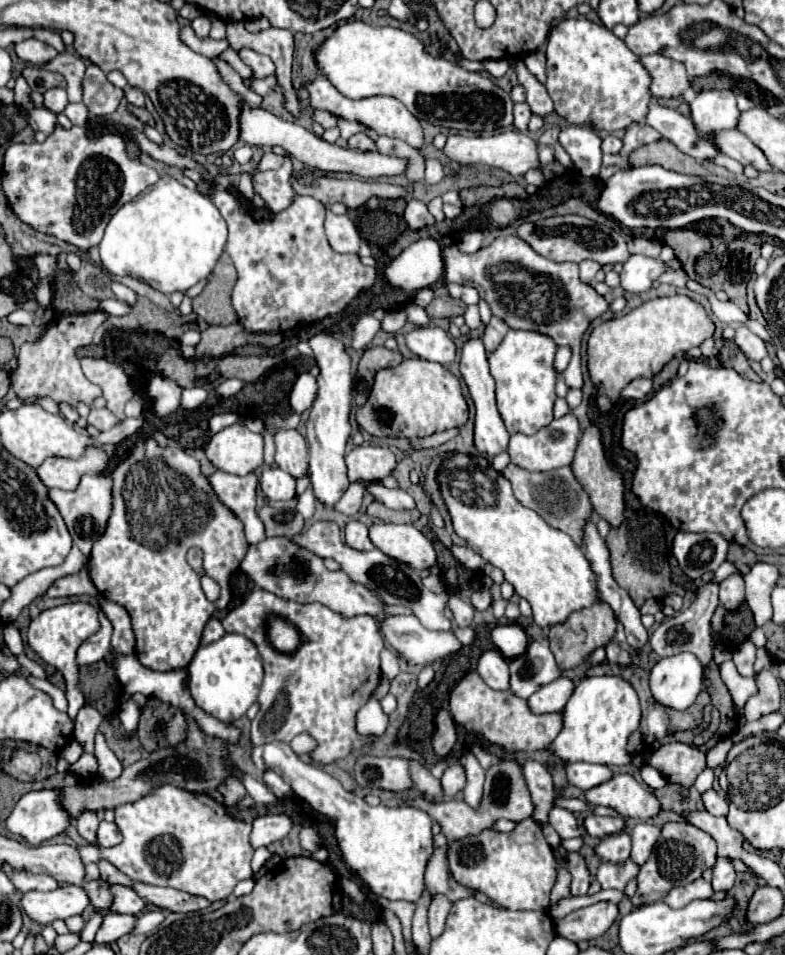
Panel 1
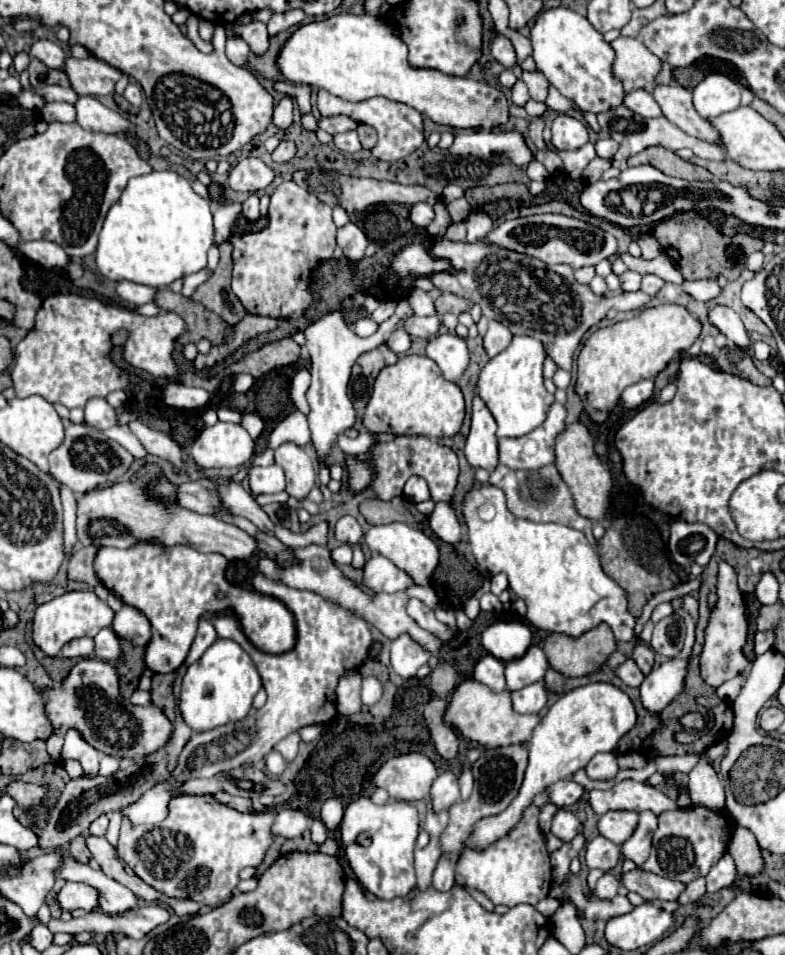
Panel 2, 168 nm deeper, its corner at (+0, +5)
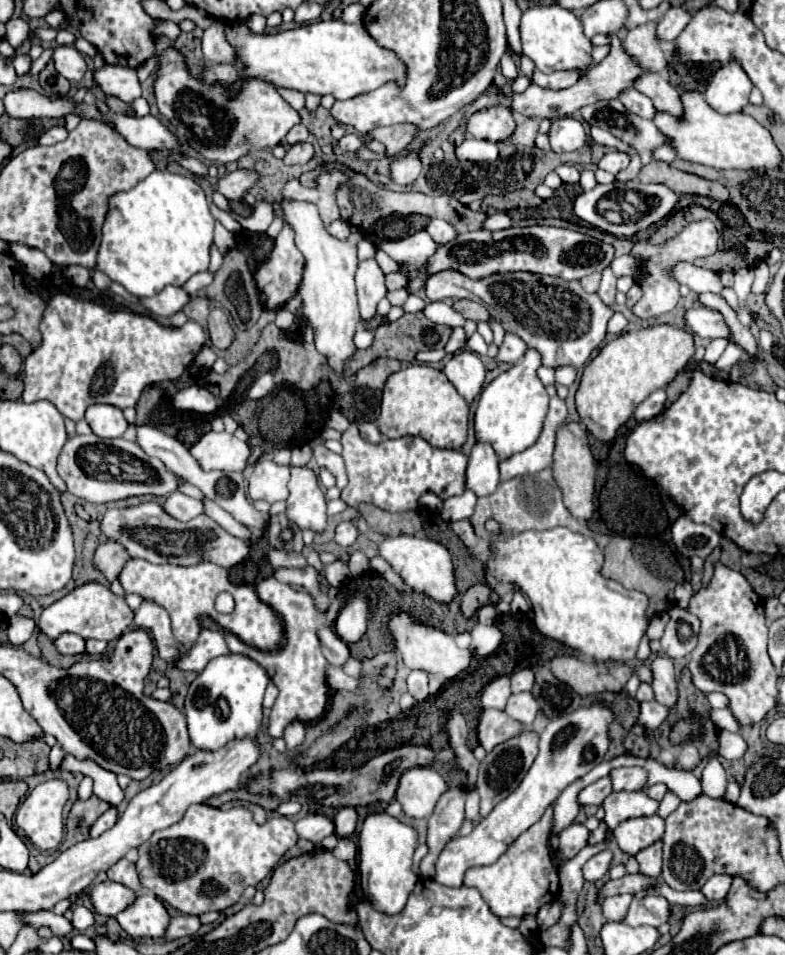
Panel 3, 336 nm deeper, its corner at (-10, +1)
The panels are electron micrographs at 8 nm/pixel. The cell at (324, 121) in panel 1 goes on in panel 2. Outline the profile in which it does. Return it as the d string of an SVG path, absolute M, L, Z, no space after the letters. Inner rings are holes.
M274 81L272 83L273 88L281 93L286 93L289 97L295 99L295 103L299 105L299 109L303 113L309 113L311 111L311 87L305 87L305 85L291 85L291 83L285 83L282 81Z

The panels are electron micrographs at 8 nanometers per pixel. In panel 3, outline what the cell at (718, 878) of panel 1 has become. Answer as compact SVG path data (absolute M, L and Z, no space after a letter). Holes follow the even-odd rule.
M713 875L703 887L701 887L701 891L703 891L703 895L707 897L707 899L723 899L727 893L729 893L729 887L731 887L731 881L733 881L733 877L731 875Z

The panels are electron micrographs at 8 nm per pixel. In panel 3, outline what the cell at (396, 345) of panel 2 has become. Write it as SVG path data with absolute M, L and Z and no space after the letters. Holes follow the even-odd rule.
M425 349L425 351L419 351L415 355L415 361L419 363L435 363L435 361L441 361L445 357L445 351L439 351L439 349Z

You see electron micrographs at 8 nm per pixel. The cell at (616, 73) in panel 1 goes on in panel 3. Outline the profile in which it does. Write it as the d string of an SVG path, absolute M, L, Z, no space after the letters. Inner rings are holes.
M537 5L529 7L521 17L521 41L523 55L531 57L535 67L543 73L553 71L583 71L587 73L593 67L593 43L583 33L583 23L575 17L573 11L567 11L559 5Z

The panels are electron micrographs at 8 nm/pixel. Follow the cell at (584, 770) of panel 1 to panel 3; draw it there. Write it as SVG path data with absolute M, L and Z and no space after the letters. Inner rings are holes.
M617 767L611 773L613 791L641 791L643 783L647 781L647 773L641 767Z

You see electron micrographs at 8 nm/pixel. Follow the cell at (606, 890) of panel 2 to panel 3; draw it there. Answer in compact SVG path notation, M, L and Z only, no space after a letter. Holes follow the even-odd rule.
M613 895L613 897L607 897L601 903L603 915L609 921L619 921L619 919L623 919L623 915L627 915L627 907L629 907L631 901L633 901L631 895Z

